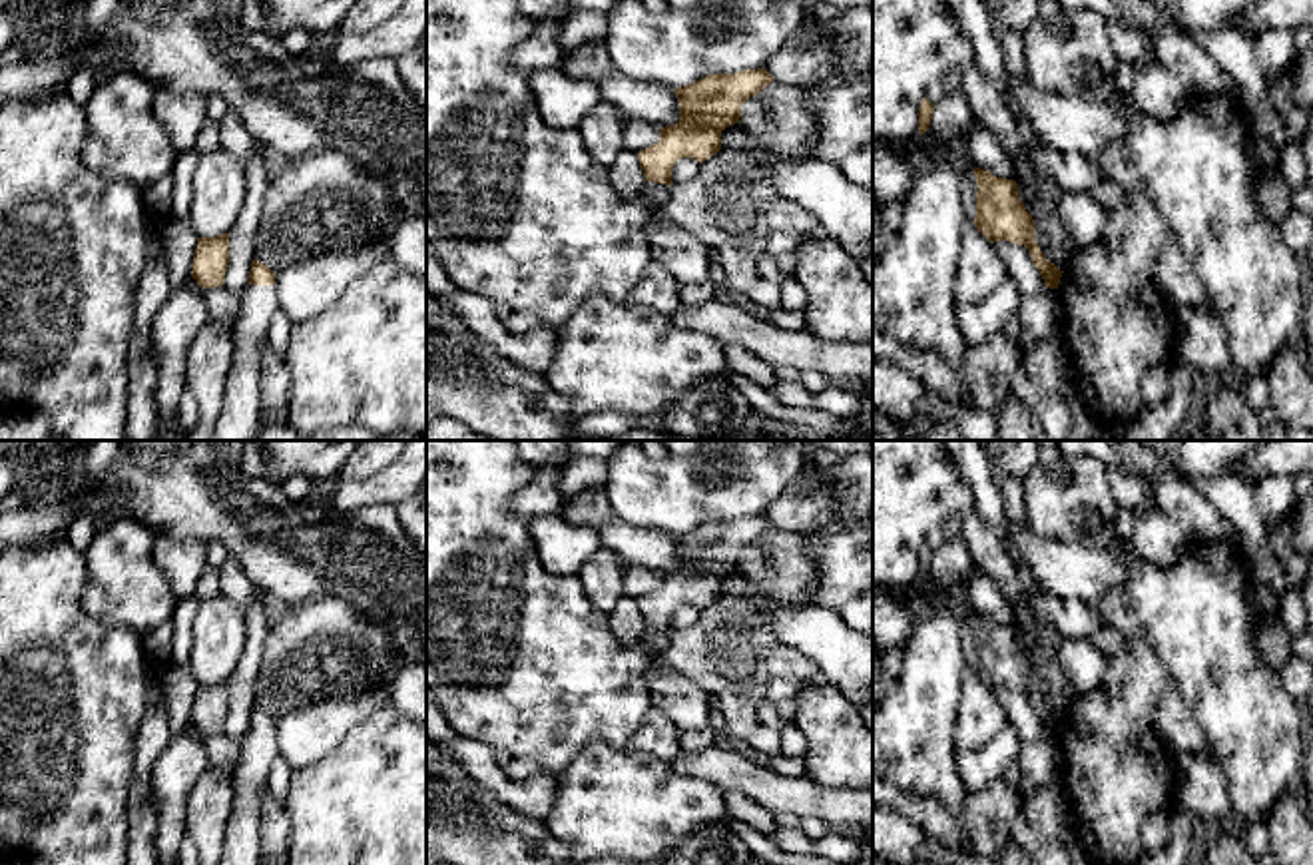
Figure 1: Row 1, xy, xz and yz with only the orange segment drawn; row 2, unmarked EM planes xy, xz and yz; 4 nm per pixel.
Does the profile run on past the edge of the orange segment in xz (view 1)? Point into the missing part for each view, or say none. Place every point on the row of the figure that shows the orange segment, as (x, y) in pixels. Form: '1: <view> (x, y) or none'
1: none

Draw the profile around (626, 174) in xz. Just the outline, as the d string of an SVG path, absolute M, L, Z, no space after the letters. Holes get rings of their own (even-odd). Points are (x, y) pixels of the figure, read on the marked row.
M630 149L620 151L616 161L610 165L610 181L622 197L626 199L642 197L646 175L636 151Z

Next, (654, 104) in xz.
M584 44L566 52L558 68L570 78L594 82L602 102L614 106L622 118L640 120L657 130L679 122L675 90L630 78L612 62L604 44Z

